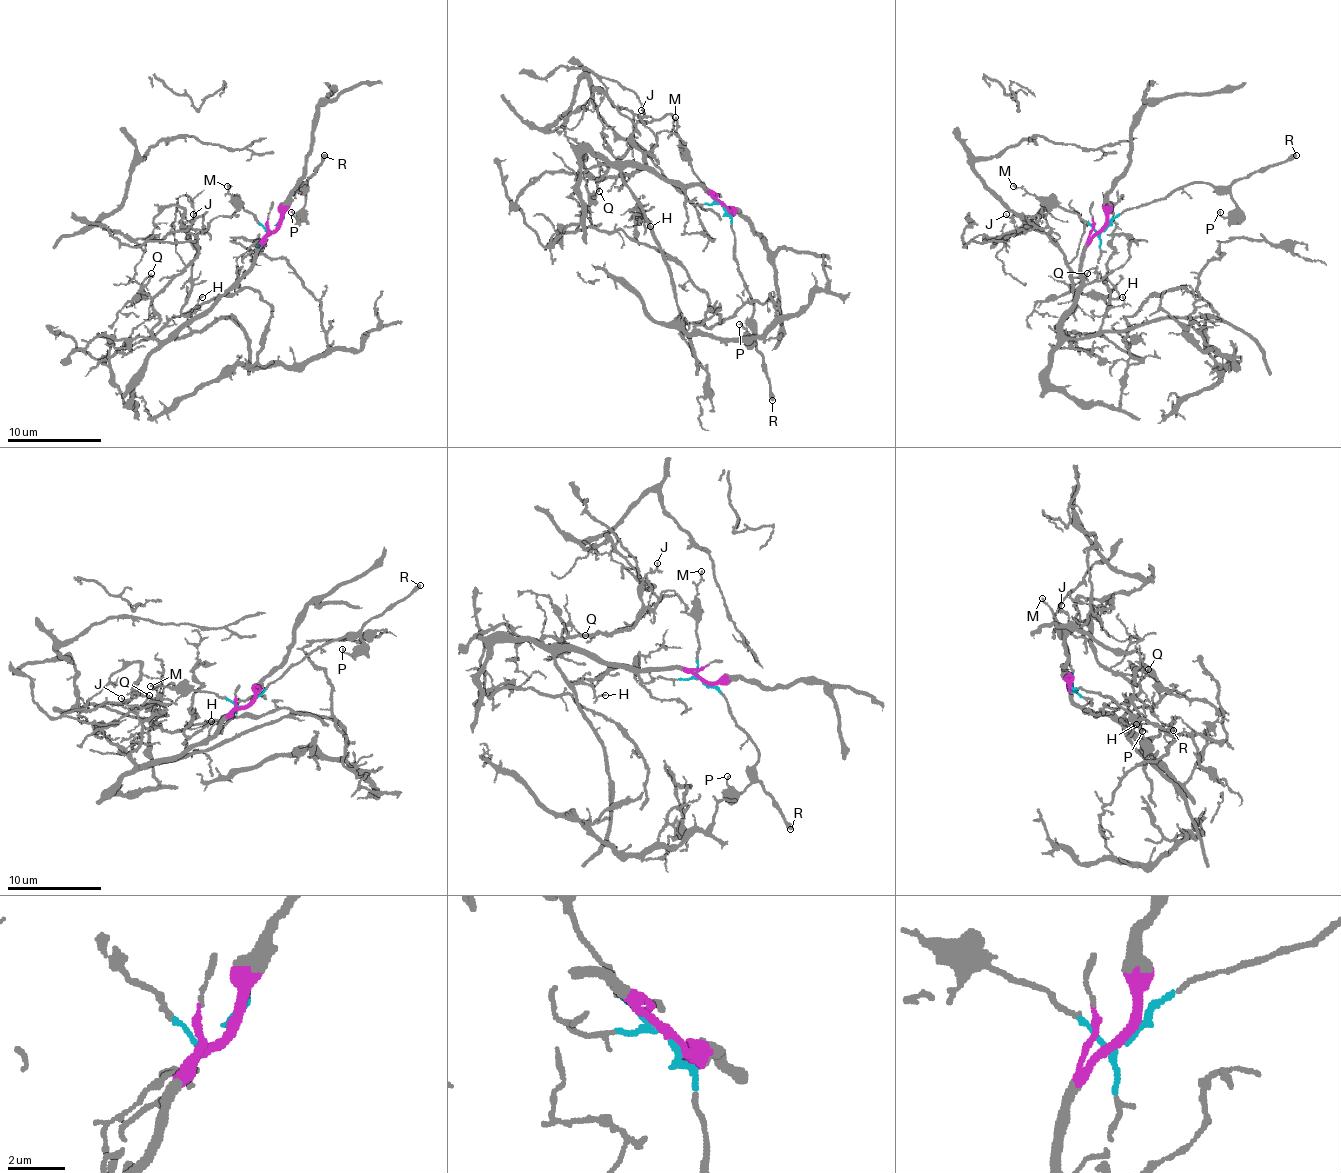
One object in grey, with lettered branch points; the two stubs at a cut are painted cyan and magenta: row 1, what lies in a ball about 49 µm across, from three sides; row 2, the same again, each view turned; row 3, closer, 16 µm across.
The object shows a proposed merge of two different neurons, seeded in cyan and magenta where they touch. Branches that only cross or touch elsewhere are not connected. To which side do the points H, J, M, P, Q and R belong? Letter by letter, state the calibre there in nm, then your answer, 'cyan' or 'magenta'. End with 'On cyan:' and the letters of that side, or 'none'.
H: 100 nm | magenta
J: 120 nm | magenta
M: 150 nm | cyan
P: 130 nm | cyan
Q: 120 nm | magenta
R: 380 nm | cyan
On cyan: M, P, R

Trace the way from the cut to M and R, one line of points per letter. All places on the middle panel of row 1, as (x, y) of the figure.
M: (724, 206), (698, 180), (675, 116)
R: (724, 206), (733, 232), (738, 269), (750, 295), (755, 335), (771, 401)

